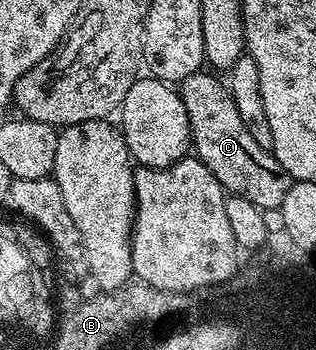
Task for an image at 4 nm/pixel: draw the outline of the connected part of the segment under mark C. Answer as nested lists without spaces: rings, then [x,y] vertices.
[[[207,70],[195,72],[177,88],[189,114],[194,155],[230,195],[249,198],[249,202],[264,210],[282,209],[285,194],[289,194],[293,183],[291,175],[268,149],[255,147],[249,130],[245,130],[245,122],[241,122],[241,114],[237,114],[237,106],[233,106],[228,85],[210,74],[215,75]]]

